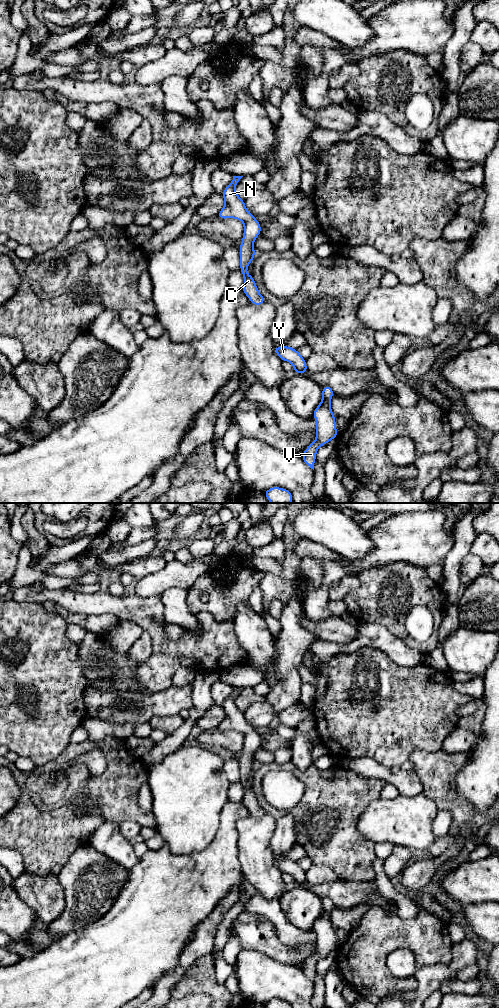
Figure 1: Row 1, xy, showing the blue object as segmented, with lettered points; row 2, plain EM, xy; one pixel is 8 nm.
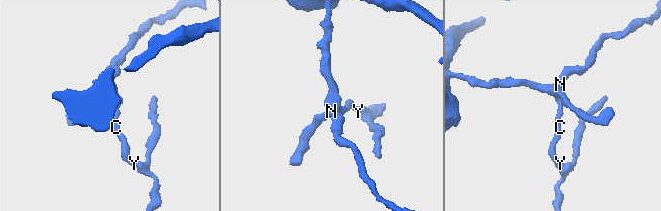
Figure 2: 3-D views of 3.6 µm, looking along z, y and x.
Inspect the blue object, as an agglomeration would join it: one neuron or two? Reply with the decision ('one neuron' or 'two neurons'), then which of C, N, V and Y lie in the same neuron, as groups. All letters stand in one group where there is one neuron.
one neuron; groups C N V Y

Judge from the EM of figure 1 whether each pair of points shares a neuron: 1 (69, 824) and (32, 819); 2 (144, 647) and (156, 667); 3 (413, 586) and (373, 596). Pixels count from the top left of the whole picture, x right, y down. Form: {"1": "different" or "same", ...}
{"1": "same", "2": "different", "3": "same"}

